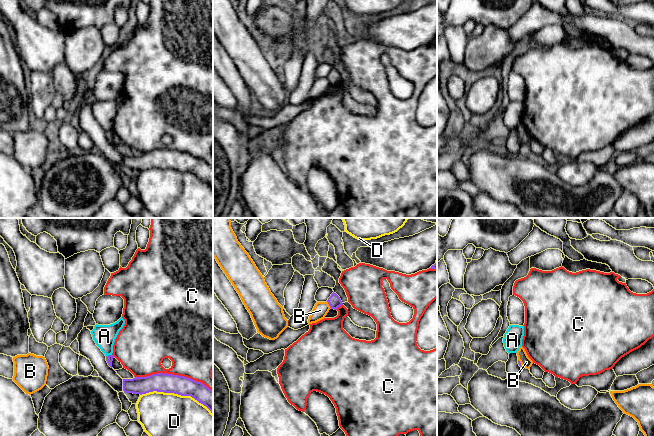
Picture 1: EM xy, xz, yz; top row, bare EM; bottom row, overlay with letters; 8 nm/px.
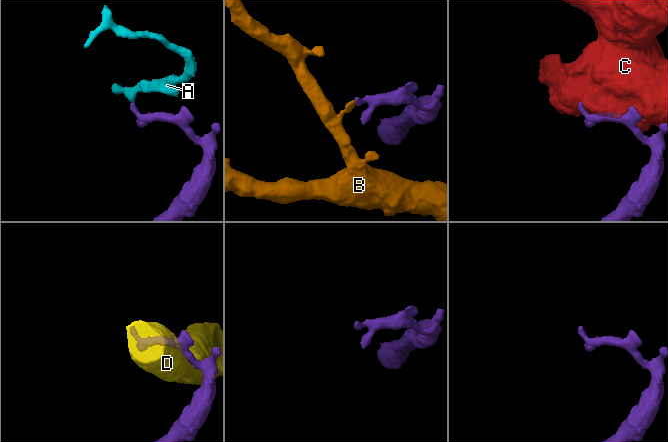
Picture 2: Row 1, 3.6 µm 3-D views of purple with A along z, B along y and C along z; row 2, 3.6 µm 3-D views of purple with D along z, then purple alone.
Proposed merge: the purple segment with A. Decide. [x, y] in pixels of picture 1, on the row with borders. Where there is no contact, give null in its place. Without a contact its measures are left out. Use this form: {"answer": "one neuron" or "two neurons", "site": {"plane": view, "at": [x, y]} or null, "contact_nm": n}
{"answer": "two neurons", "site": {"plane": "xy", "at": [108, 355]}, "contact_nm": 50}

